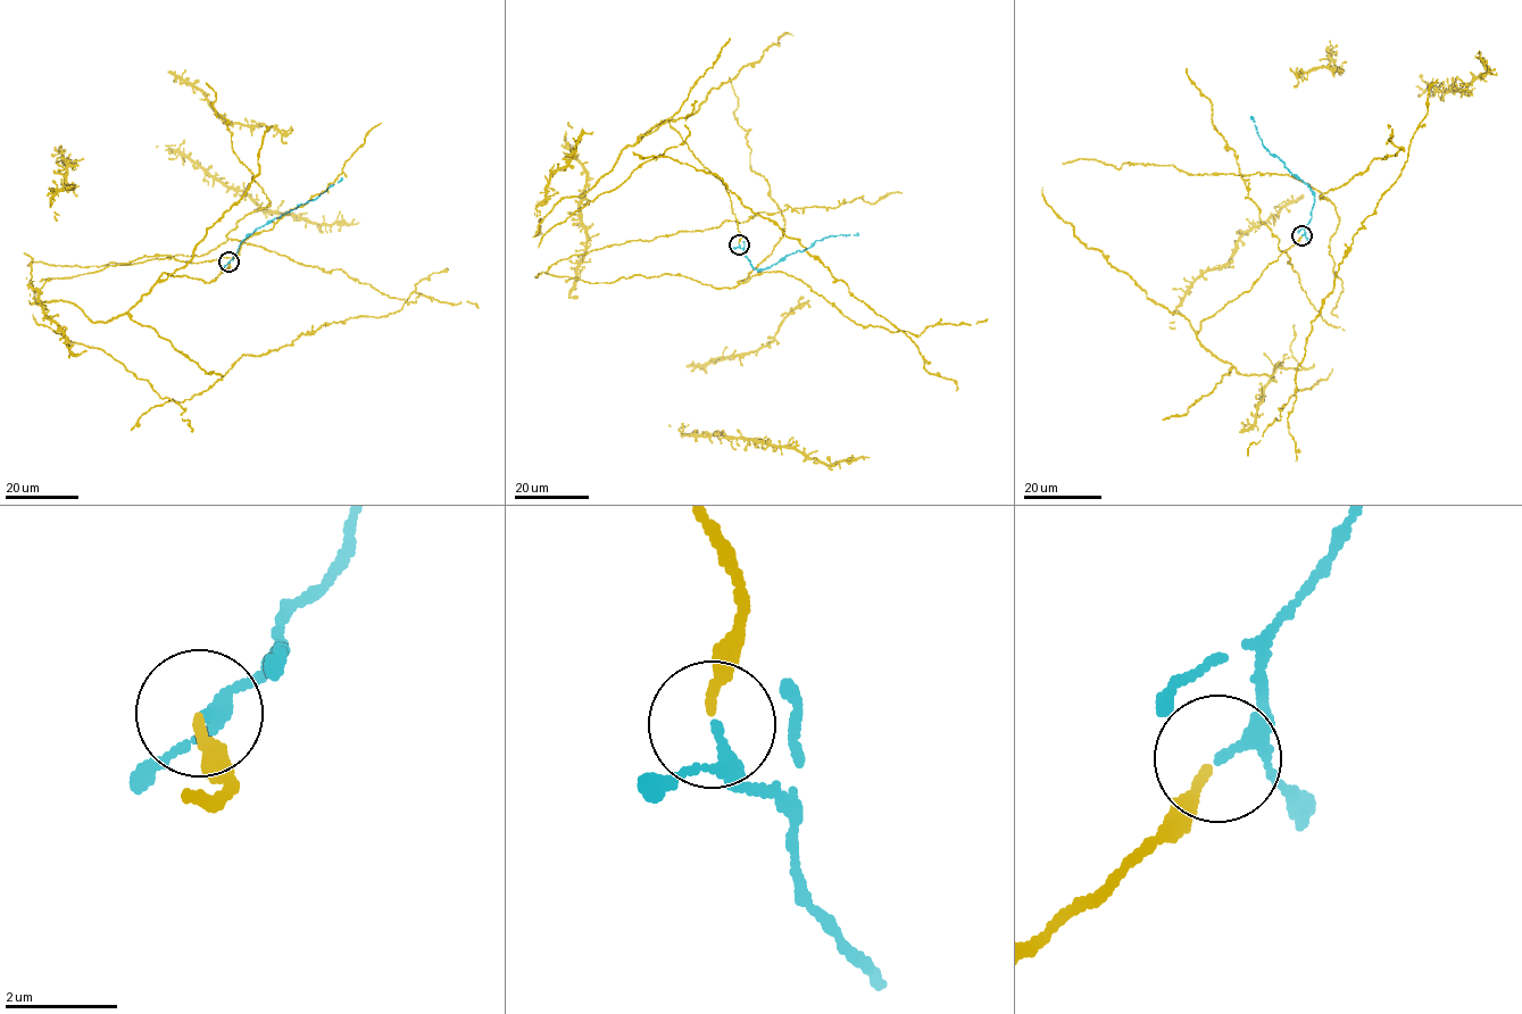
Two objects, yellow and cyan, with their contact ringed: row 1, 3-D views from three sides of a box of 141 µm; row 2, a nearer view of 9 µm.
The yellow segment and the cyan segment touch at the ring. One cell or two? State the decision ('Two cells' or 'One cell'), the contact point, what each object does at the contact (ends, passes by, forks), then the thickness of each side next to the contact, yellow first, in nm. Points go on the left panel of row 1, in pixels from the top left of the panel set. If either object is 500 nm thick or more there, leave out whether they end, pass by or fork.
One cell. Place: (229, 262). At the ring yellow ends. At the ring cyan passes by. Thickness 160 nm (yellow) against 170 nm

